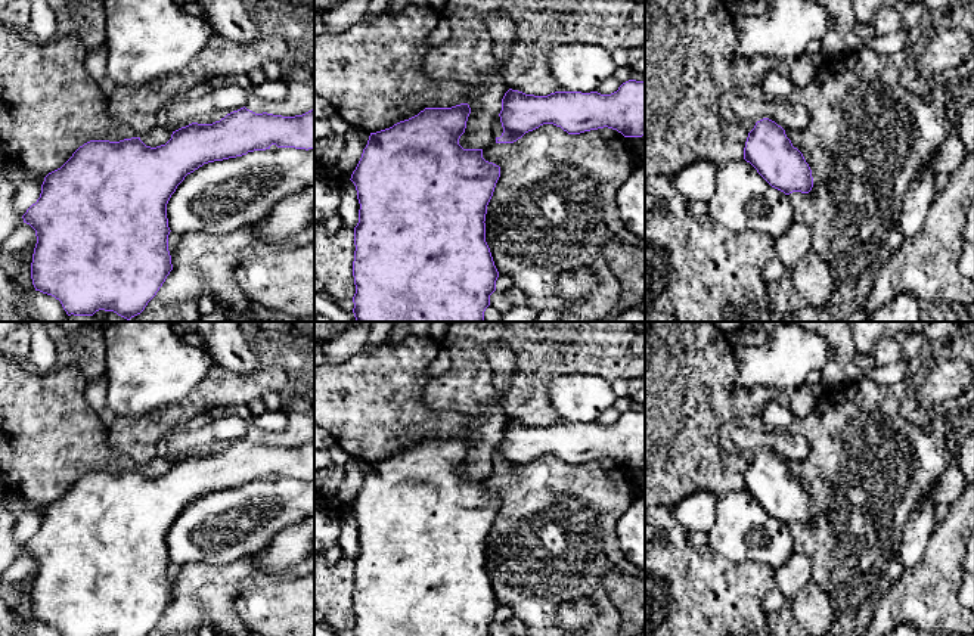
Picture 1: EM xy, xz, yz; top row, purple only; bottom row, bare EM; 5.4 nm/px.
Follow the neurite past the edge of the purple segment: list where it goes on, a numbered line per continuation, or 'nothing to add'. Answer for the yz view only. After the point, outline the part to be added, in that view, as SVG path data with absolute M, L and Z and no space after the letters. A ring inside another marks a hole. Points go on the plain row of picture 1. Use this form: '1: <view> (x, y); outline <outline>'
nothing to add

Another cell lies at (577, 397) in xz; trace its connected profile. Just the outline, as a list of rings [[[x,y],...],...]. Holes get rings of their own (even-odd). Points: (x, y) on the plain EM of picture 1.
[[[596,375],[555,376],[548,390],[558,422],[596,422],[617,400],[611,382]]]

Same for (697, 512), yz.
[[[701,488],[671,508],[673,518],[688,531],[708,531],[716,521],[719,497]]]

